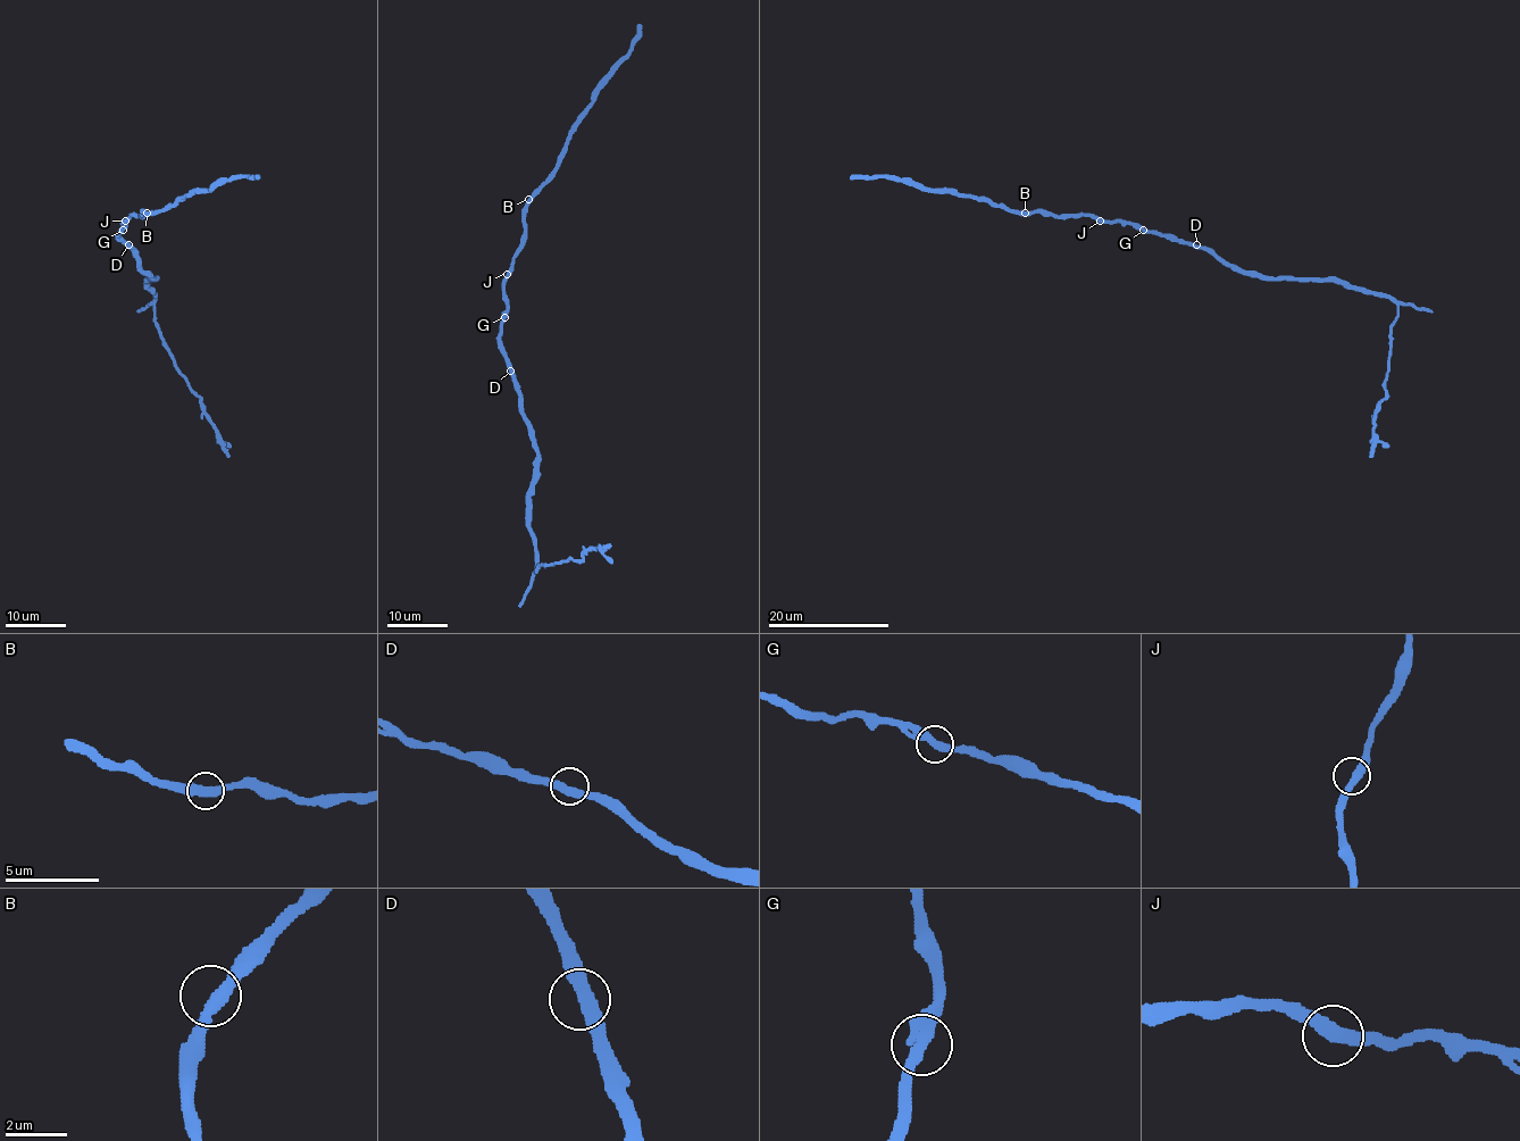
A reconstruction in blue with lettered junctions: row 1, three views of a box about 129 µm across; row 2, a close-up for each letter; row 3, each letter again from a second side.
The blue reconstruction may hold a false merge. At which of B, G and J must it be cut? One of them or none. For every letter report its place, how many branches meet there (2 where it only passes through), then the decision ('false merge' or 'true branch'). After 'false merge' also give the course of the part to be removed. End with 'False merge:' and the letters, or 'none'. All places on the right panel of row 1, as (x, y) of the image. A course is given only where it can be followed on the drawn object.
B: at (1025, 213); 2 branches meet; true branch
G: at (1143, 230); 2 branches meet; false merge; foreign part runs (1143, 230), (1210, 248), (1243, 271), (1274, 278), (1341, 280), (1381, 293), (1397, 306), (1371, 457)
J: at (1100, 221); 2 branches meet; true branch
False merge: G

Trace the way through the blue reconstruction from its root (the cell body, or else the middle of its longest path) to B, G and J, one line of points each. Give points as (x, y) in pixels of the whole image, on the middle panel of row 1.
B: (511, 368), (501, 343), (502, 317), (507, 308), (503, 278), (520, 244), (528, 199)
G: (511, 368), (501, 343), (503, 317)
J: (511, 368), (501, 343), (502, 317), (507, 308), (503, 293), (507, 274)

